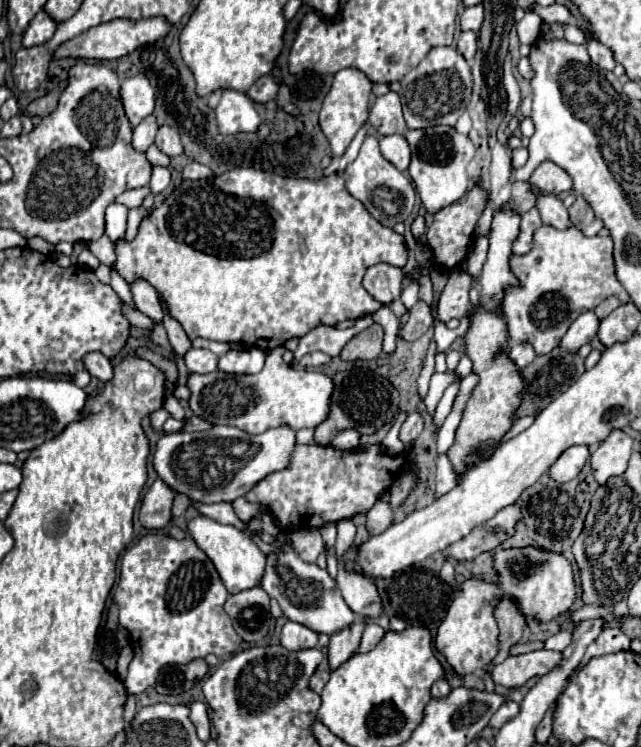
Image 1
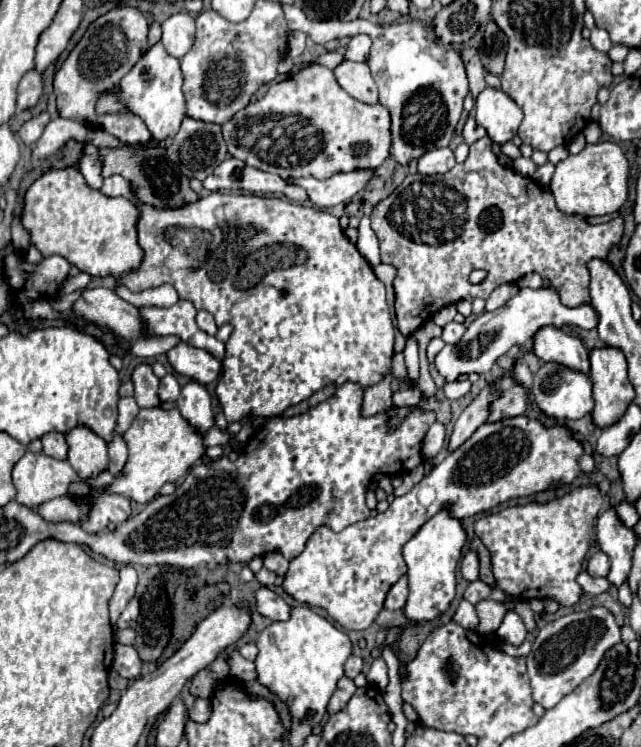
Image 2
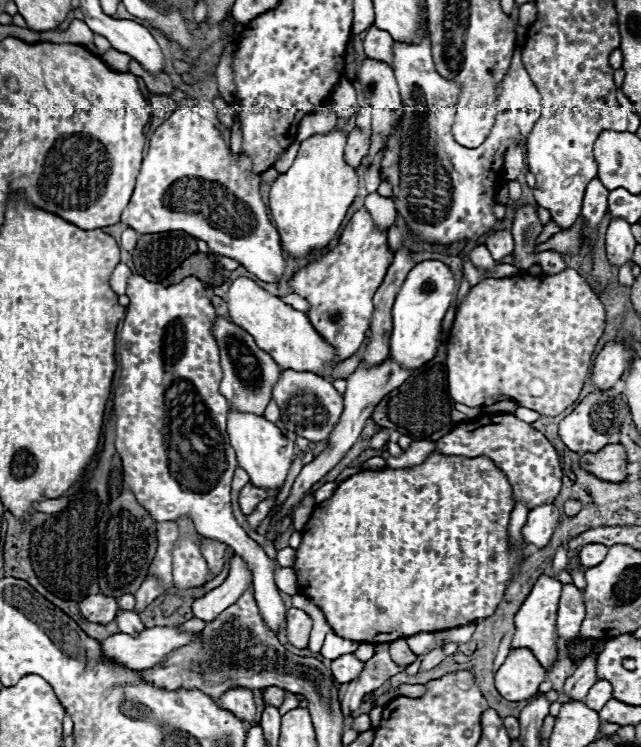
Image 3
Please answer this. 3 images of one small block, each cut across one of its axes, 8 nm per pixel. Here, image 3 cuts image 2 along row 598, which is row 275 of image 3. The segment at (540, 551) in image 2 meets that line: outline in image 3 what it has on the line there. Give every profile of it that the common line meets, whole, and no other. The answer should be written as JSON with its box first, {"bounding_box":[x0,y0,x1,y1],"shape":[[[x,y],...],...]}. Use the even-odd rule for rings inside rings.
{"bounding_box":[448,268,606,416],"shape":[[[566,268],[554,276],[516,274],[510,278],[484,278],[472,286],[456,308],[448,340],[448,394],[456,404],[472,408],[514,400],[518,406],[556,416],[572,406],[590,372],[592,352],[604,332],[606,312],[600,298],[578,272]]]}

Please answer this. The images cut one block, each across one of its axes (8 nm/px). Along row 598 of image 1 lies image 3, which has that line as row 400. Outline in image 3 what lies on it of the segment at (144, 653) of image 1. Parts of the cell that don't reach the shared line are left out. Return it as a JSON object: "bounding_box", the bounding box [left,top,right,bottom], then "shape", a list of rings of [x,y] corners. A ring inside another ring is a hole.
{"bounding_box":[114,274,286,632],"shape":[[[132,274],[128,280],[126,296],[130,298],[130,304],[126,308],[122,334],[118,338],[122,372],[118,388],[114,390],[114,408],[118,418],[116,450],[122,458],[124,484],[134,492],[136,500],[150,512],[150,516],[156,522],[188,516],[202,536],[220,540],[226,546],[230,546],[236,554],[240,554],[254,572],[252,586],[260,614],[268,628],[272,632],[278,632],[280,624],[284,622],[286,610],[274,582],[274,562],[240,528],[240,524],[232,516],[230,482],[234,470],[238,468],[238,462],[226,432],[228,402],[218,392],[222,380],[222,366],[220,350],[212,336],[216,312],[206,296],[206,288],[194,276],[184,278],[180,284],[165,287],[138,274]]]}

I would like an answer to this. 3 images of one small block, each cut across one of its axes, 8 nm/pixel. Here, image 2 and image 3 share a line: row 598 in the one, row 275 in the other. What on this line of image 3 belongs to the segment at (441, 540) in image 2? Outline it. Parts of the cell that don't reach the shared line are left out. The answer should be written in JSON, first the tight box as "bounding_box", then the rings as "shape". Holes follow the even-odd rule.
{"bounding_box":[390,260,454,370],"shape":[[[426,260],[416,264],[392,306],[392,334],[390,334],[390,358],[402,368],[416,370],[436,356],[440,346],[440,324],[452,304],[454,276],[450,268],[438,260]]]}

